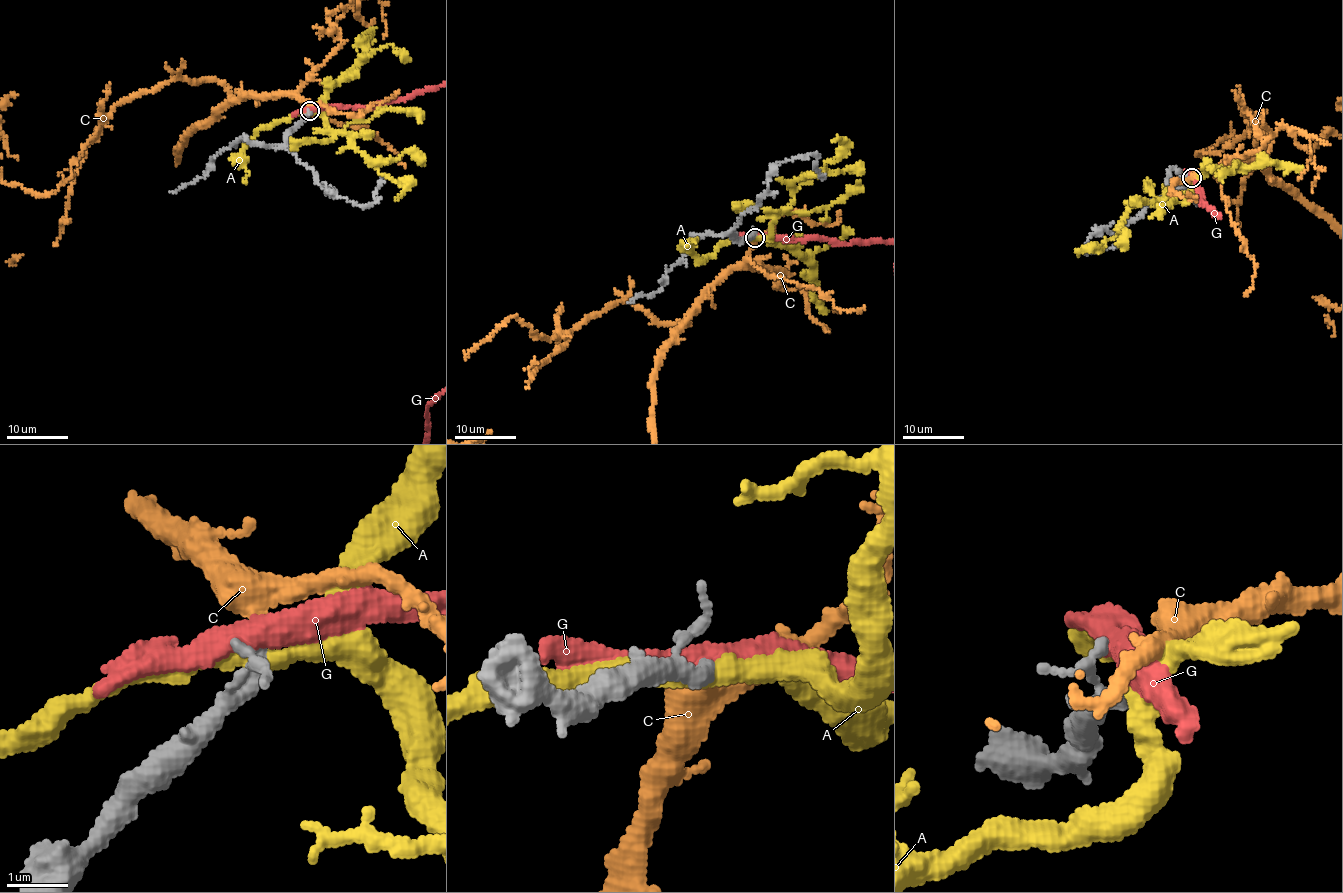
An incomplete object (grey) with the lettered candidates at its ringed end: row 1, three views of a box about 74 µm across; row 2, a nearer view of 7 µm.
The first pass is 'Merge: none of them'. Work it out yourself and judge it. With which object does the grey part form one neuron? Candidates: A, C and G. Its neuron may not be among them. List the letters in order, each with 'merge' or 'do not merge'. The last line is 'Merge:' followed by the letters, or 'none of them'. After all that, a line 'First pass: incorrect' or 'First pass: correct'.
A: do not merge
C: merge
G: do not merge
Merge: C
First pass: incorrect

